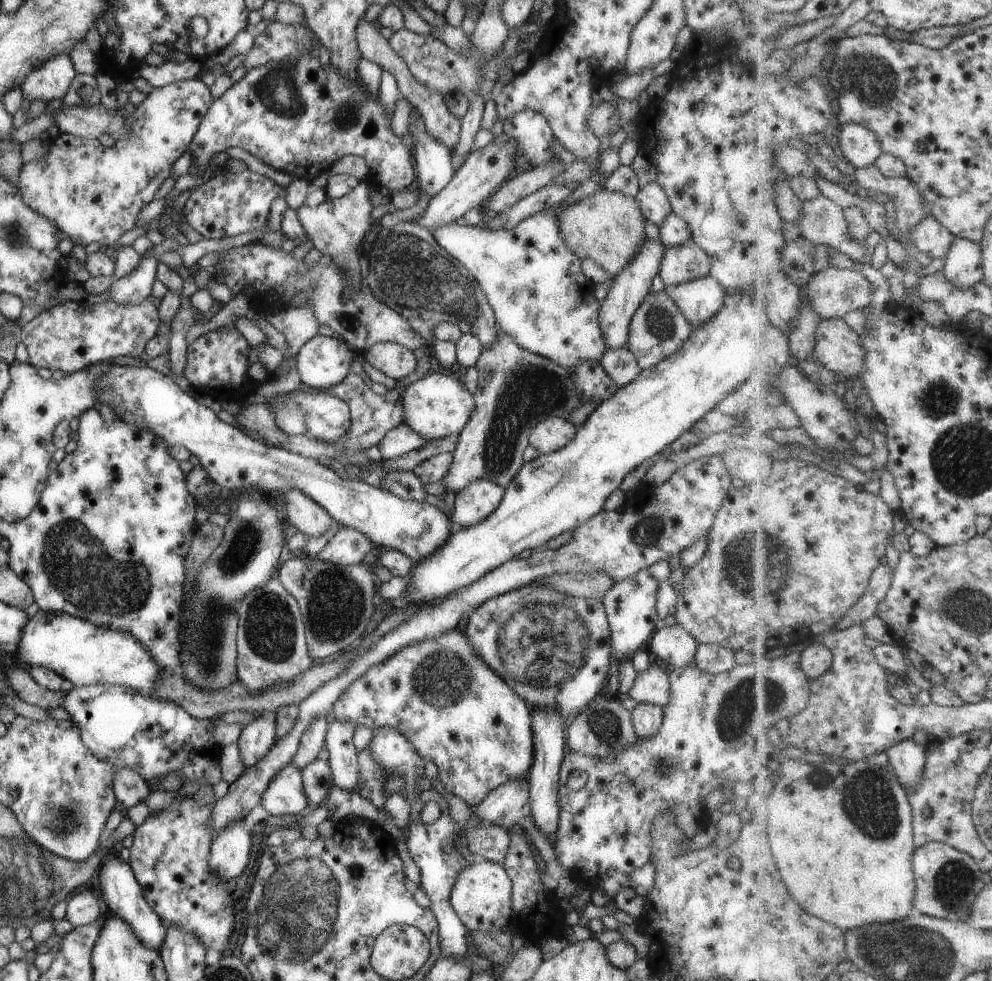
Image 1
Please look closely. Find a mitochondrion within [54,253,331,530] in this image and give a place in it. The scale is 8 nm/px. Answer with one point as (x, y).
(109, 389)

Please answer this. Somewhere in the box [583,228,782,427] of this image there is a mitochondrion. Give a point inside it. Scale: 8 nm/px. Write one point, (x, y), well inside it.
(659, 320)

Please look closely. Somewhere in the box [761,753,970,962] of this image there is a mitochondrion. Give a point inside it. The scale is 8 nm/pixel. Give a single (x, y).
(867, 798)

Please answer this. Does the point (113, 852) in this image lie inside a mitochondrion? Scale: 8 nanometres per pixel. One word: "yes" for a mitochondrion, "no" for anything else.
no

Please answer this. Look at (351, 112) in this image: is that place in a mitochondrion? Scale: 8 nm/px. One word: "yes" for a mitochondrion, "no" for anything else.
yes

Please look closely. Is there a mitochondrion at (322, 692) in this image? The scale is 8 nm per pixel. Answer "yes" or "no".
no

